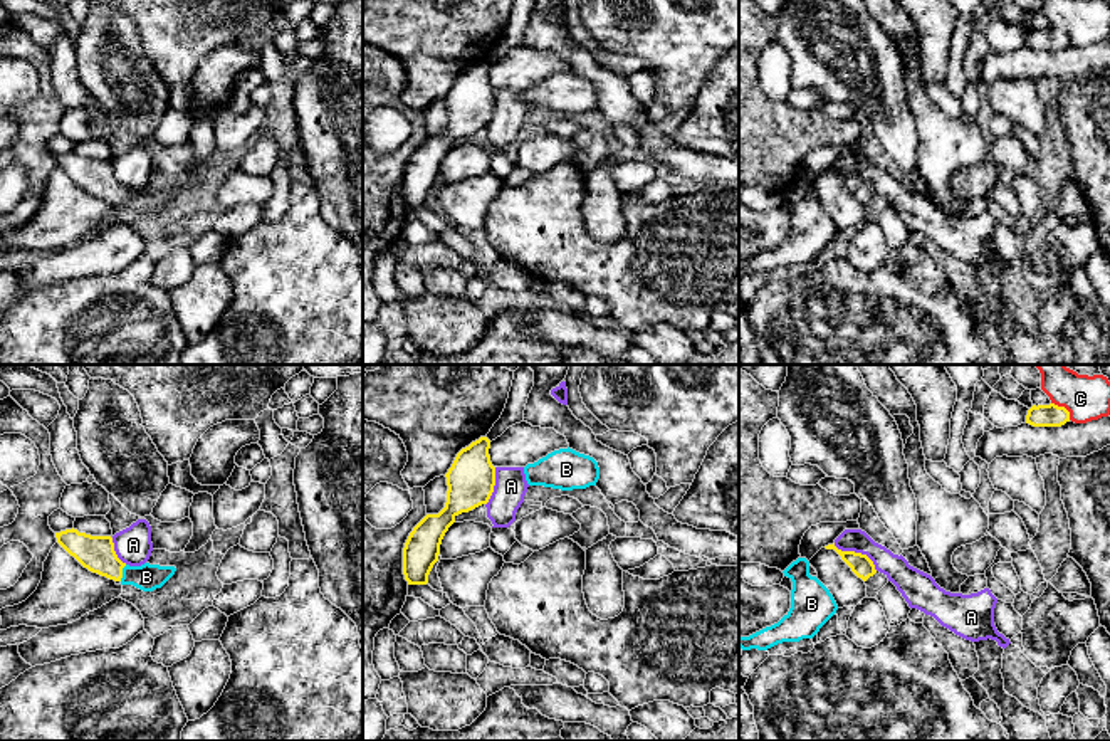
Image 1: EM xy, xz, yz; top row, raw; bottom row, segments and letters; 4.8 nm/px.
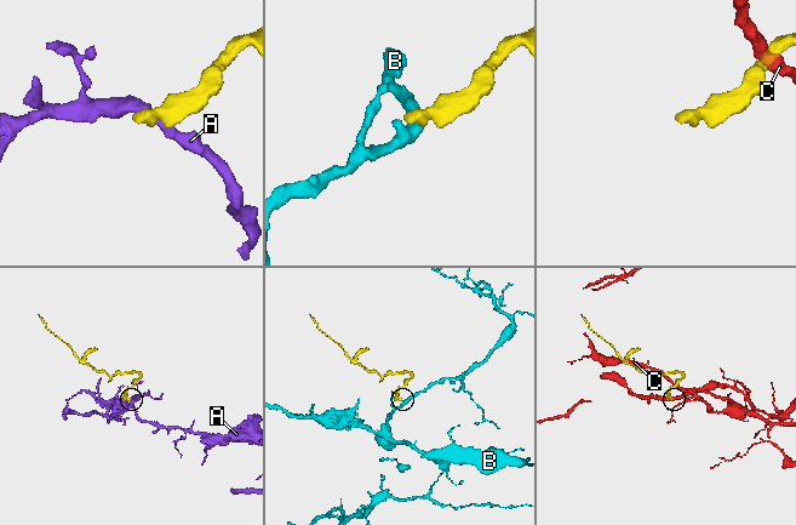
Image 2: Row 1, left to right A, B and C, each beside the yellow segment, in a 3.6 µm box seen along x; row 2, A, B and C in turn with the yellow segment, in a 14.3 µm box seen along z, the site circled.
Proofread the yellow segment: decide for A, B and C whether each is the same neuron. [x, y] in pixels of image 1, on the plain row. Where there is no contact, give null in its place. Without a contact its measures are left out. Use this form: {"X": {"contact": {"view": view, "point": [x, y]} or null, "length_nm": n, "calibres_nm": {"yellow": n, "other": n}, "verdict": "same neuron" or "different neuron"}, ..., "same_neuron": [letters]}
{"A": {"contact": {"view": "yz", "point": [857, 177]}, "length_nm": 260, "calibres_nm": {"yellow": 100, "other": 120}, "verdict": "different neuron"}, "B": {"contact": {"view": "xy", "point": [121, 197]}, "length_nm": 90, "calibres_nm": {"yellow": 170, "other": 130}, "verdict": "same neuron"}, "C": {"contact": {"view": "yz", "point": [1063, 31]}, "length_nm": 130, "calibres_nm": {"yellow": 110, "other": 220}, "verdict": "different neuron"}, "same_neuron": ["B"]}

